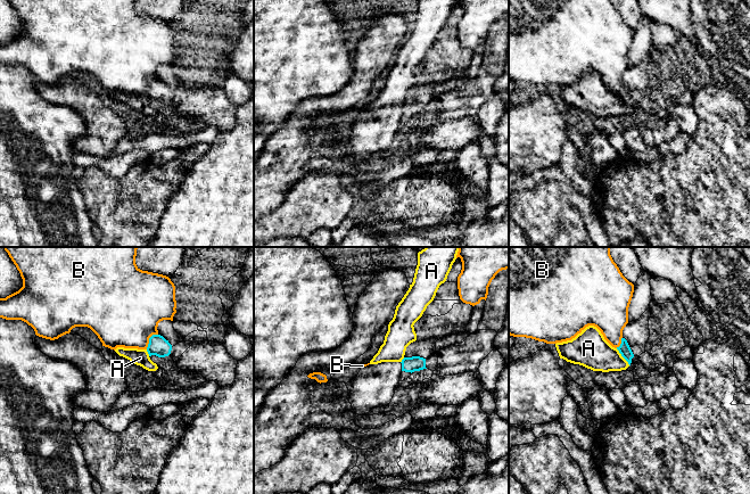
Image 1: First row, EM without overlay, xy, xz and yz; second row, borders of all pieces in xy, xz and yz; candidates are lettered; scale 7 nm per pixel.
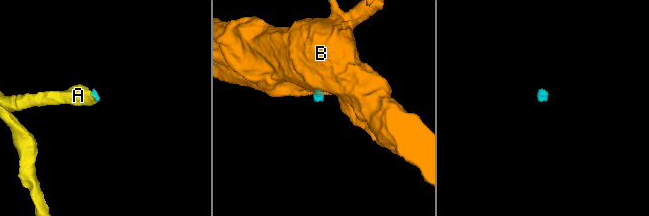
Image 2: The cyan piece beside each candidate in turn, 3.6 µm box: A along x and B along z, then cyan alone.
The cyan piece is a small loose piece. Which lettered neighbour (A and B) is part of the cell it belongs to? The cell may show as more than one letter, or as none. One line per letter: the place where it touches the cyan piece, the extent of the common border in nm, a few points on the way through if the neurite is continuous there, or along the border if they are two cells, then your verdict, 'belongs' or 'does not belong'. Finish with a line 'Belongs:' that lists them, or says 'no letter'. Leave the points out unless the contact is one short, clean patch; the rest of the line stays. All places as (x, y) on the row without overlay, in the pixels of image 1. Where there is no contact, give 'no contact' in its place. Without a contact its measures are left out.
A: meets cyan in yz at (621, 100); contact 160 nm long; border along yz (616, 93), (629, 109); does not belong
B: meets cyan in xy at (149, 84); contact 140 nm long; border along xy (157, 79), (149, 83), (146, 93); does not belong
Belongs: no letter

